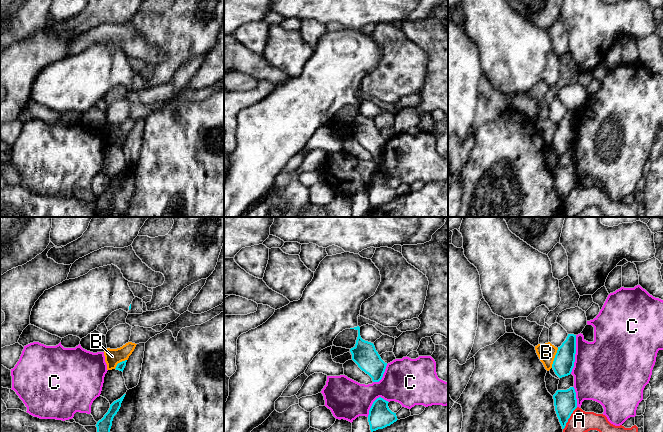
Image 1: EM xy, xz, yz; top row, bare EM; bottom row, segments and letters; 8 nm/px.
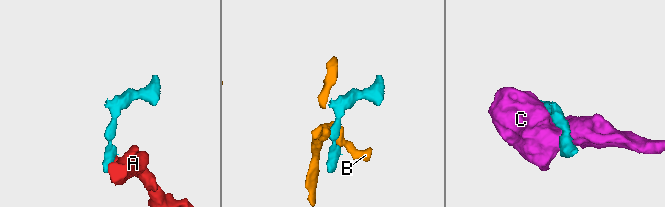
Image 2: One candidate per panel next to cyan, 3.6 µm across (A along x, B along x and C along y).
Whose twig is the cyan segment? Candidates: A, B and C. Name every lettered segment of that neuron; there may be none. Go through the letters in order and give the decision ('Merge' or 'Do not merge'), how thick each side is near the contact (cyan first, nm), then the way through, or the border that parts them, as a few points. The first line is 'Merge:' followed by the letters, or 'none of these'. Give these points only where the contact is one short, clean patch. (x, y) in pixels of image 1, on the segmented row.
Merge: none of these
A: Do not merge. Thickness 190 nm (cyan) against 180 nm. Boundary: yz (577, 407), (563, 429)
B: Do not merge. Thickness 170 nm (cyan) against 150 nm. Boundary: yz (558, 348), (551, 367)
C: Do not merge. Thickness 170 nm (cyan) against 460 nm

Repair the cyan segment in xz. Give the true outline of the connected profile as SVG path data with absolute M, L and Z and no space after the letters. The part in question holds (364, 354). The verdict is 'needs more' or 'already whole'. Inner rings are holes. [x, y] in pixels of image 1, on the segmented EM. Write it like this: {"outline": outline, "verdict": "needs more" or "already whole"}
{"outline": "M350 252L326 256L320 262L312 281L298 301L290 302L275 310L265 323L241 334L237 339L237 370L229 379L229 396L224 403L224 432L251 432L261 425L275 410L275 401L287 386L305 372L310 362L321 350L333 346L336 336L345 329L358 331L356 344L350 349L352 360L372 378L373 382L379 382L387 363L381 359L373 343L361 338L358 315L362 303L375 294L380 282L380 271L371 259Z", "verdict": "needs more"}

